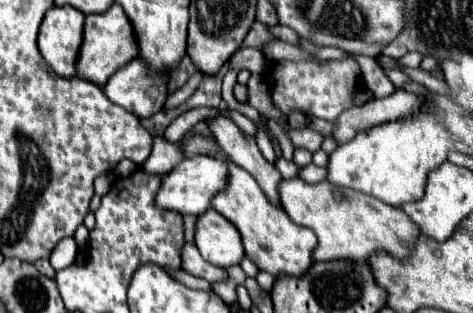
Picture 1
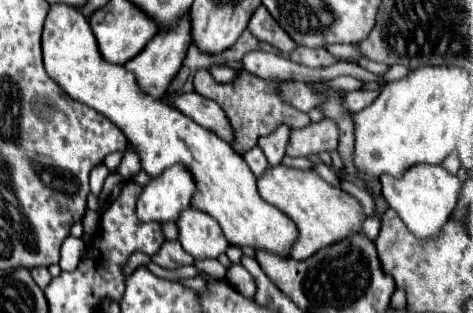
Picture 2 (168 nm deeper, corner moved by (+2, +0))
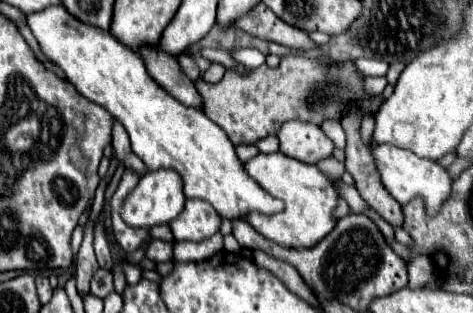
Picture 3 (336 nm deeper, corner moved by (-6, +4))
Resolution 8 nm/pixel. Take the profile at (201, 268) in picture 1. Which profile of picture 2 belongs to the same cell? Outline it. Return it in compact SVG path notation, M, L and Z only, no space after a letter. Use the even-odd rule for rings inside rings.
M166 241L162 245L162 249L152 257L152 261L166 269L178 269L182 265L196 263L194 257L188 257L188 253L184 253L184 249L180 249L180 241Z

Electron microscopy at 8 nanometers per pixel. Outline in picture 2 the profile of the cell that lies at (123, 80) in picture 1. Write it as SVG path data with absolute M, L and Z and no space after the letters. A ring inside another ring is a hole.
M186 15L186 17L182 17L178 21L178 25L174 29L156 33L154 39L134 59L130 59L128 63L124 63L124 67L130 73L134 73L136 83L138 83L138 87L140 87L142 93L148 93L154 99L162 99L166 95L166 91L168 91L168 85L176 77L176 73L178 73L178 69L182 65L182 59L184 59L186 49L190 47L190 43L192 43L190 41L190 19Z

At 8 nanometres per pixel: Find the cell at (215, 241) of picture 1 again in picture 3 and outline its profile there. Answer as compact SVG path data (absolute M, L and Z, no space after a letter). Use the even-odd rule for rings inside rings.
M188 199L180 217L168 223L176 241L202 241L218 233L220 215L208 205L208 201Z

